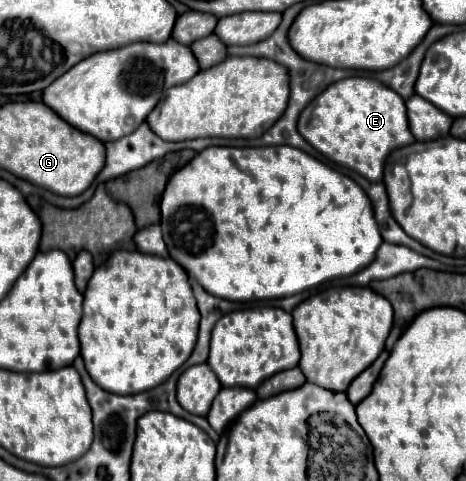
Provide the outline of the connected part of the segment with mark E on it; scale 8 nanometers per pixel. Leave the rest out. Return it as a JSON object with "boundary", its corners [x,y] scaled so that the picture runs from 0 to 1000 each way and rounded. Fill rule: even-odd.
{"boundary":[[[738,162],[708,175],[661,229],[644,237],[639,274],[704,333],[742,345],[794,378],[820,378],[824,333],[850,308],[888,295],[871,249],[871,216],[841,183],[824,183],[815,166]]]}

